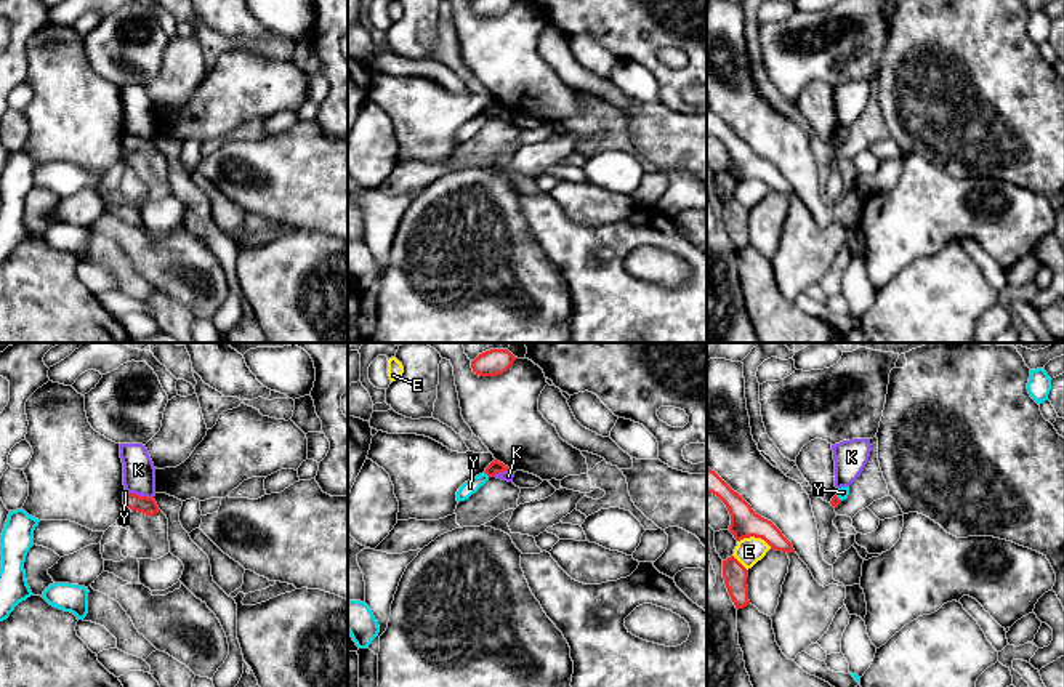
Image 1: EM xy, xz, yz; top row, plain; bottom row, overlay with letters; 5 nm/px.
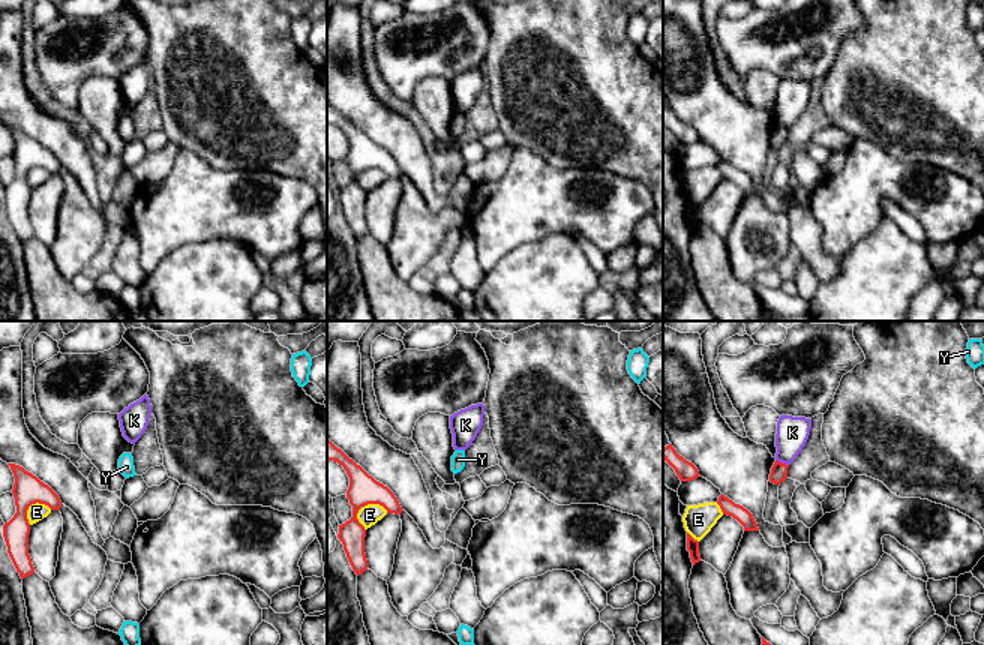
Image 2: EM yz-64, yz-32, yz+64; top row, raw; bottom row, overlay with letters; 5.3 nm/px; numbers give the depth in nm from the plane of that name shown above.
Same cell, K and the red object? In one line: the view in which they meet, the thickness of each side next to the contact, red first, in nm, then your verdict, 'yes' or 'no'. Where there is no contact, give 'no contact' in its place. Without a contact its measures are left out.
xy | 90/160 nm | no

